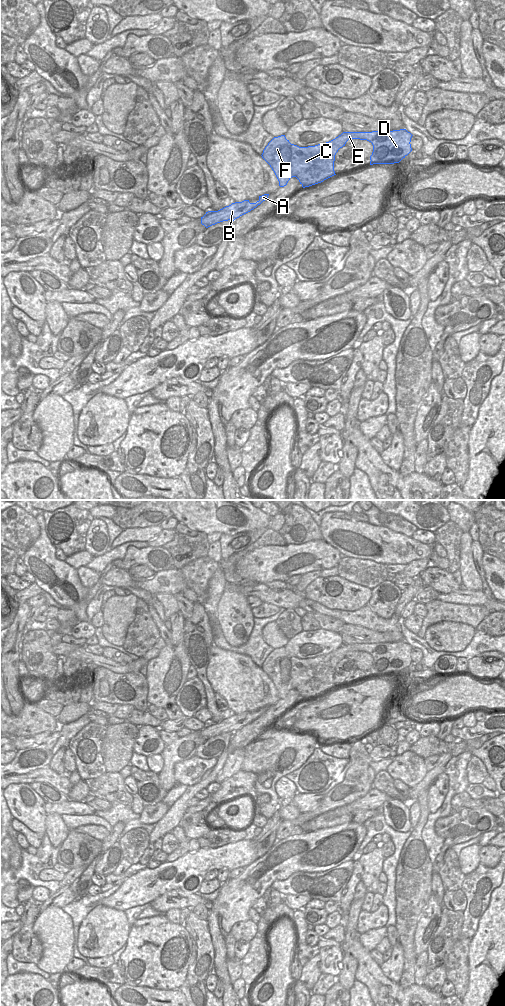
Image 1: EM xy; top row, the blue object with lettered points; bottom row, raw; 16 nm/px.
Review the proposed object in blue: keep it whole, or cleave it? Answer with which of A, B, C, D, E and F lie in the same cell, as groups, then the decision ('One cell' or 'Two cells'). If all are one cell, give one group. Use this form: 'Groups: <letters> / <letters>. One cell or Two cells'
Groups: A C D E F / B. Two cells.

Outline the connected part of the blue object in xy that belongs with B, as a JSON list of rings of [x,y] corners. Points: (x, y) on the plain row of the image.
[[[249,712],[235,714],[218,723],[208,723],[201,729],[201,736],[206,740],[223,733],[234,733],[240,728],[250,724],[257,719],[257,715],[250,715]]]

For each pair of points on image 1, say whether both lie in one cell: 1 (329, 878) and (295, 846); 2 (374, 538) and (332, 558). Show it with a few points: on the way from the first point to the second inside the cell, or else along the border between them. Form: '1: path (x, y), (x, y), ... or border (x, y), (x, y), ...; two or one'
1: border (343, 862), (323, 871), (298, 872); two
2: border (324, 539), (343, 556); two

